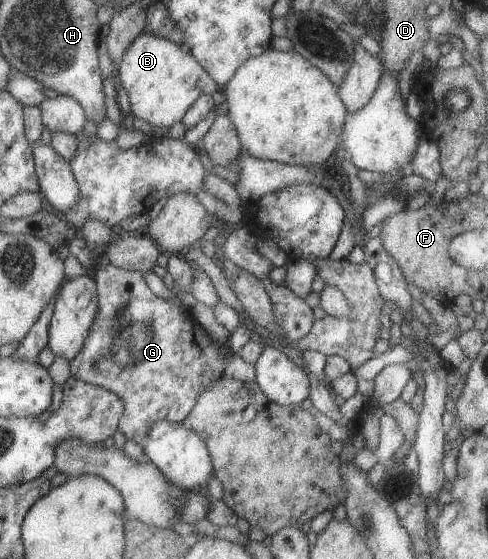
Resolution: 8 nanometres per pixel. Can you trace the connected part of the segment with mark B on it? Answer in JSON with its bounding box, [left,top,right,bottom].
[115,31,221,129]

